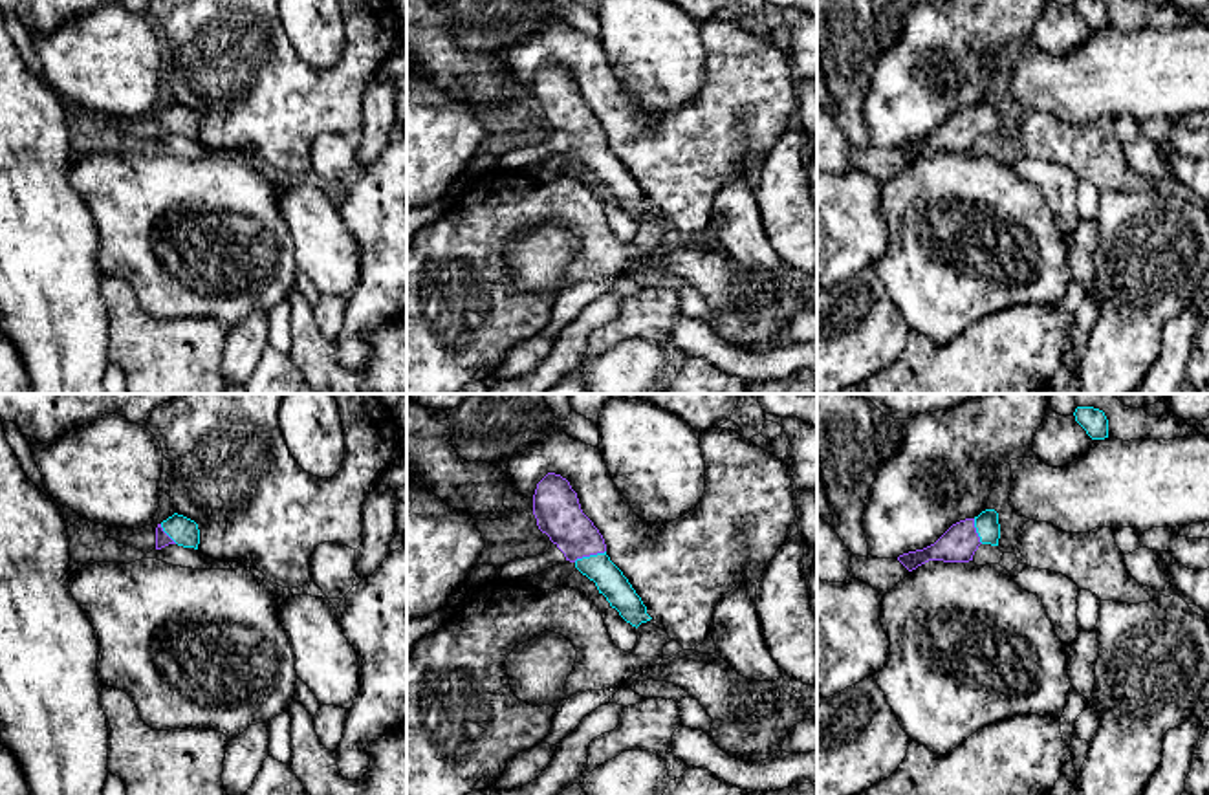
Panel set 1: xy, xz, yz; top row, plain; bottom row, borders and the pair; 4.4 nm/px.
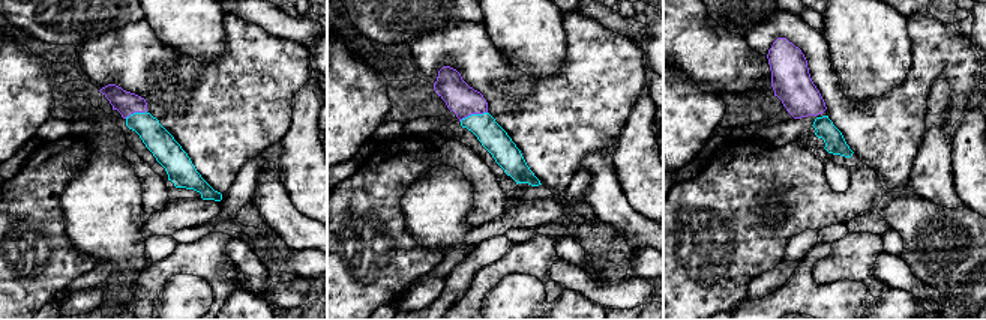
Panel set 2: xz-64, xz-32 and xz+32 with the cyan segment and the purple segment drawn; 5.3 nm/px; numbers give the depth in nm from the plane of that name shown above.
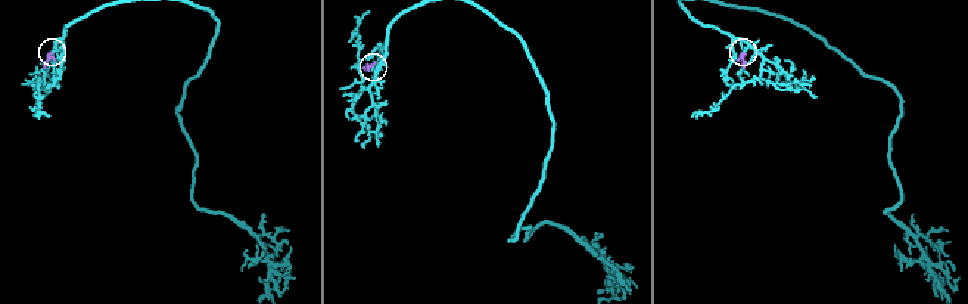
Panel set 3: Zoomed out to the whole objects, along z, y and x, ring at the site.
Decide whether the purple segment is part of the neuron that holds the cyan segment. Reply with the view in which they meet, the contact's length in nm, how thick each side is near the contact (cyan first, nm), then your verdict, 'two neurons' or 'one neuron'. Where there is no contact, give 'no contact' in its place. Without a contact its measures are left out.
xz | 150 nm | 130/200 nm | one neuron

